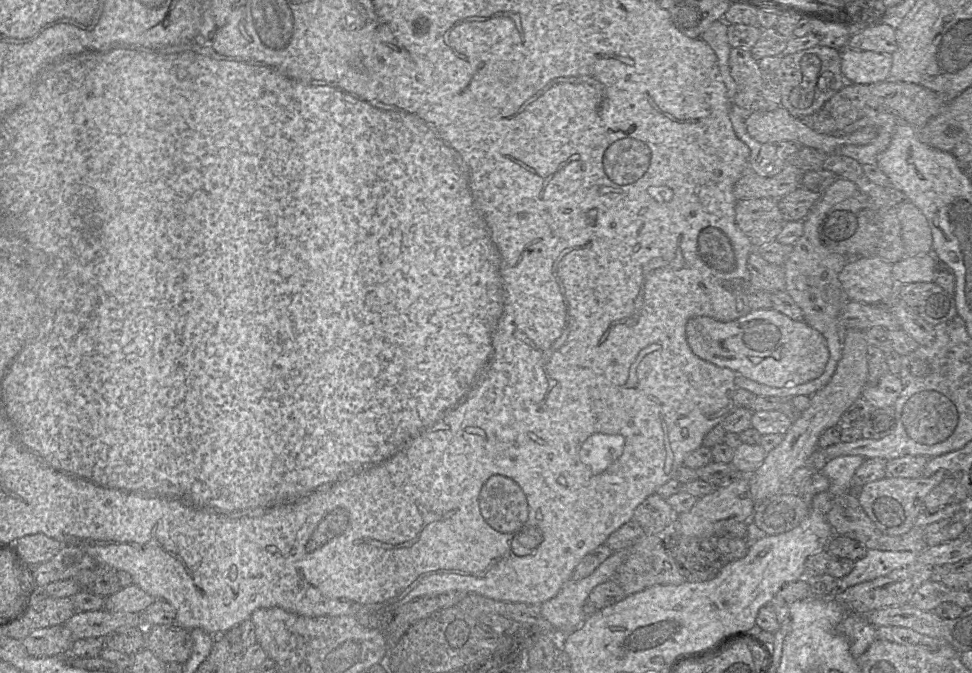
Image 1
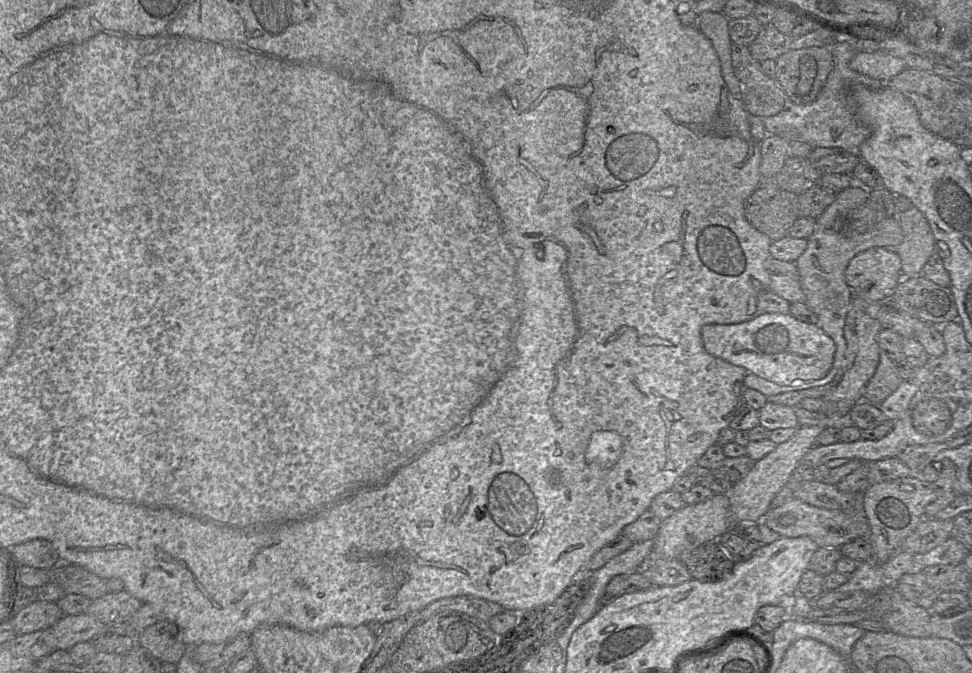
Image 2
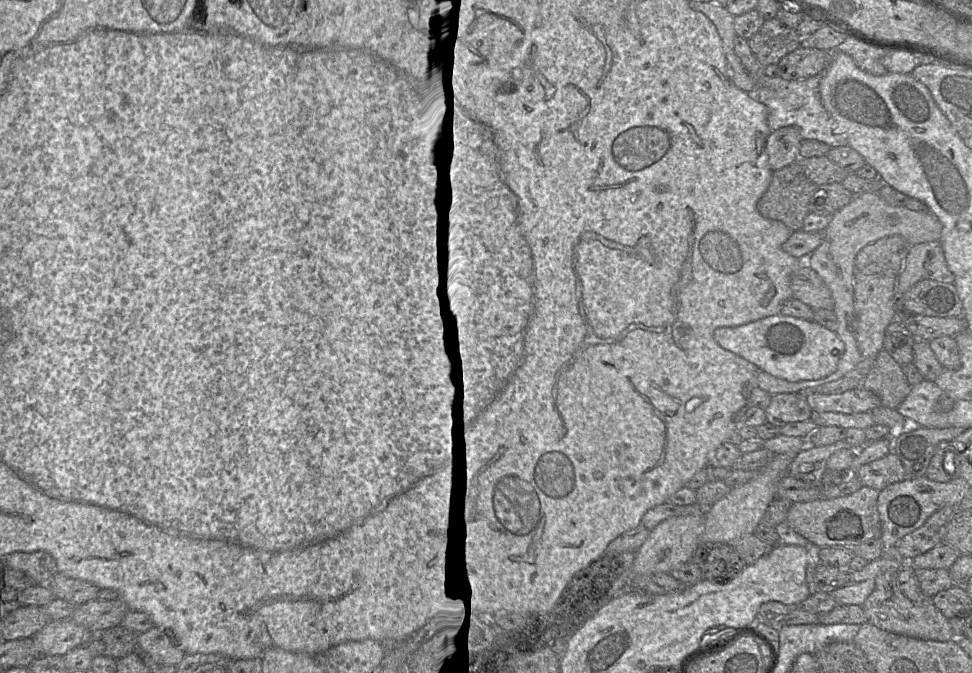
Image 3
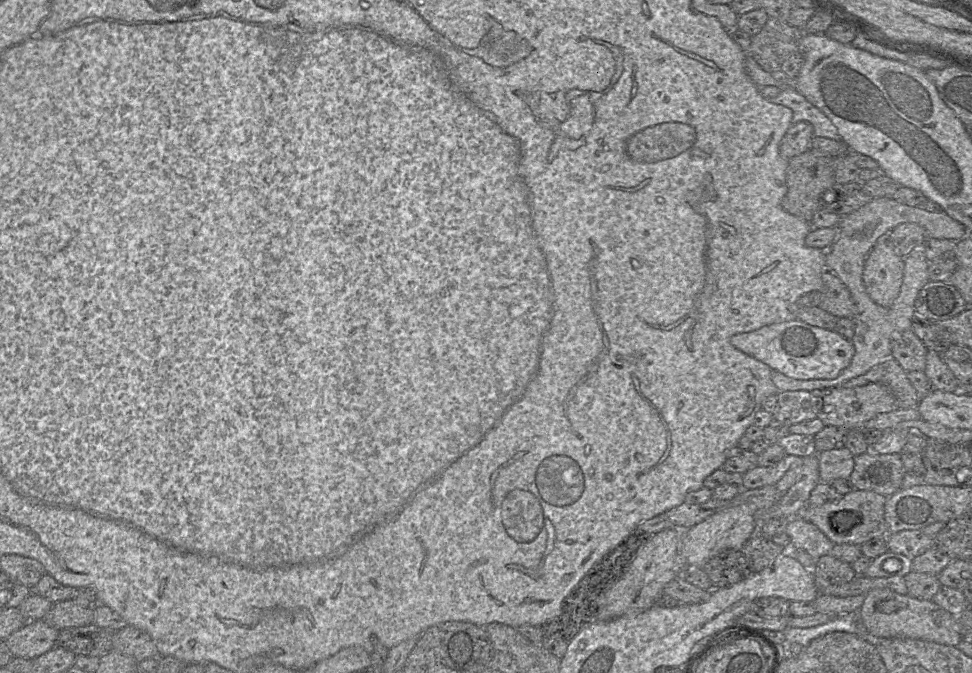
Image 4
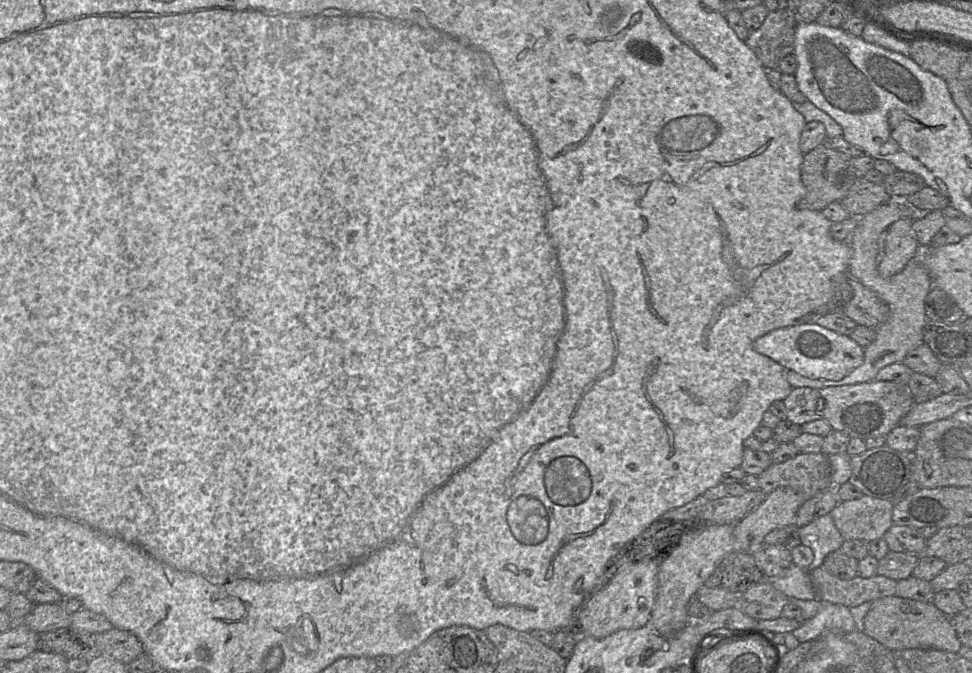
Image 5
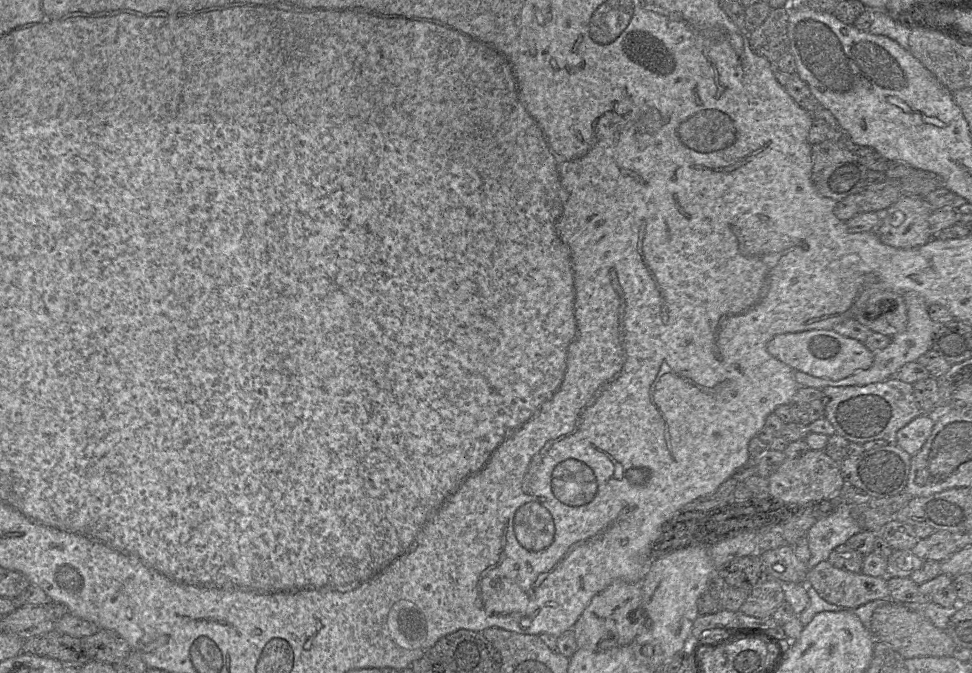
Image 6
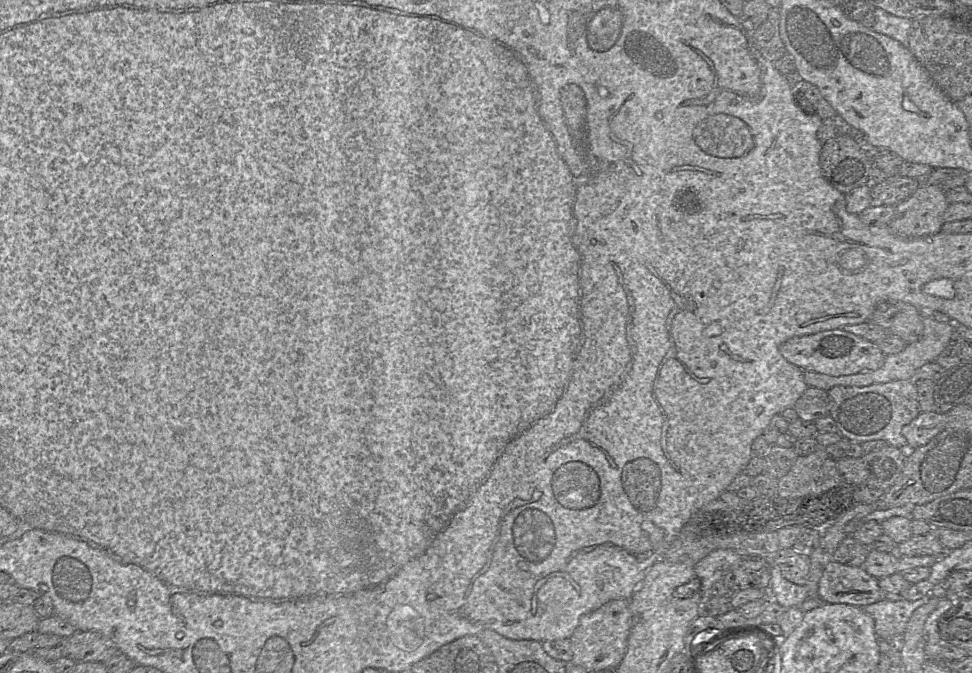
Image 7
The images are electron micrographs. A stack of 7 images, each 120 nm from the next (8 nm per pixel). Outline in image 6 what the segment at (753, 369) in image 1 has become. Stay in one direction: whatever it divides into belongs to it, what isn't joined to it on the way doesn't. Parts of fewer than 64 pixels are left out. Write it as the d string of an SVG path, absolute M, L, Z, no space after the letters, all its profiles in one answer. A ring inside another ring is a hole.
M812 329L788 332L774 336L767 344L768 352L789 365L815 377L840 380L853 373L868 369L874 361L874 352L857 339L843 336L833 329Z

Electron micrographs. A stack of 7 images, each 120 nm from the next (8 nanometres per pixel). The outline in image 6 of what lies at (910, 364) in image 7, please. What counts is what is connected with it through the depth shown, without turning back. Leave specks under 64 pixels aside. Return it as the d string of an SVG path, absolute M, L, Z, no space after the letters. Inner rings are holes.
M915 291L904 292L903 298L907 306L907 325L903 332L891 337L891 341L884 349L873 351L874 361L870 368L857 371L852 375L840 380L832 380L815 377L805 372L795 370L794 377L799 386L808 386L823 389L826 386L852 386L866 385L874 382L887 380L904 364L915 362L917 359L931 349L932 338L937 324L930 318L927 312L927 304L923 297Z

